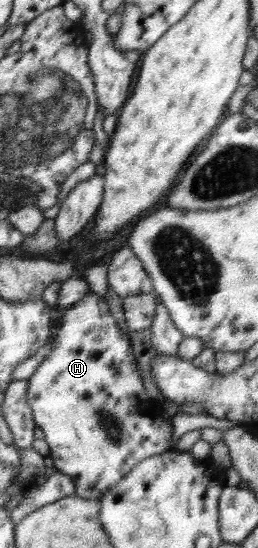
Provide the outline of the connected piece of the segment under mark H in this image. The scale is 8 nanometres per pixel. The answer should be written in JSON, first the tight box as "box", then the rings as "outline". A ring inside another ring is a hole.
{"box":[27,292,173,500],"outline":[[[89,292],[89,294],[85,294],[82,297],[80,302],[73,304],[72,308],[57,312],[57,314],[60,316],[61,323],[58,330],[56,330],[57,335],[53,336],[50,340],[52,347],[48,351],[48,357],[46,357],[44,362],[36,369],[36,372],[28,379],[27,403],[32,409],[32,418],[35,426],[38,426],[44,432],[44,440],[46,440],[49,446],[49,463],[58,472],[71,475],[75,481],[75,494],[80,498],[99,500],[114,485],[118,485],[135,468],[135,465],[138,465],[145,458],[154,456],[155,454],[166,453],[172,448],[171,438],[173,425],[166,422],[164,418],[142,418],[142,416],[150,416],[152,402],[148,402],[148,394],[146,394],[144,384],[142,384],[142,378],[140,378],[140,368],[134,359],[129,334],[126,334],[123,328],[119,326],[118,320],[111,313],[110,306],[106,300],[100,298],[95,292]]]}

